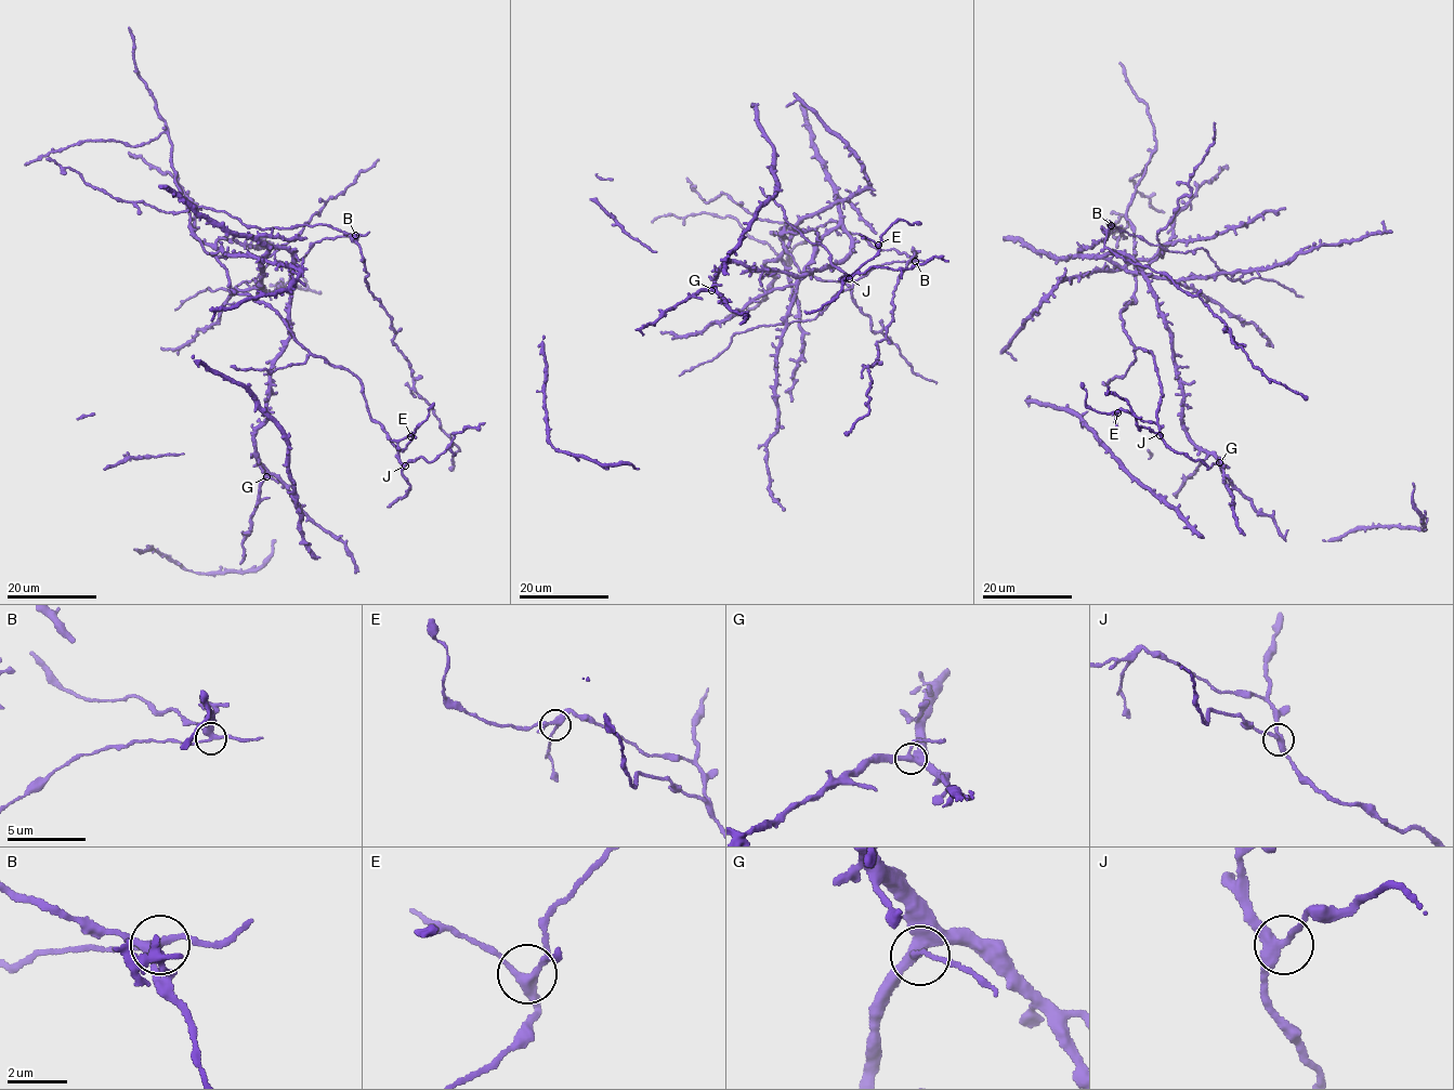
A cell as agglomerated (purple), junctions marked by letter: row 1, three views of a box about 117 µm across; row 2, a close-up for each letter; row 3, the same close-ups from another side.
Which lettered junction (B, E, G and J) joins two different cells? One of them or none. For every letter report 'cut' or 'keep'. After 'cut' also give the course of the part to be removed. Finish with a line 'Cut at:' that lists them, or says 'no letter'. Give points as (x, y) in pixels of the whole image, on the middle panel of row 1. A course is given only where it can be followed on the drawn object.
B: cut | (915, 261), (875, 266), (851, 287), (836, 293), (813, 319), (734, 333), (730, 345), (714, 358), (679, 376)
E: keep
G: keep
J: keep
Cut at: B

